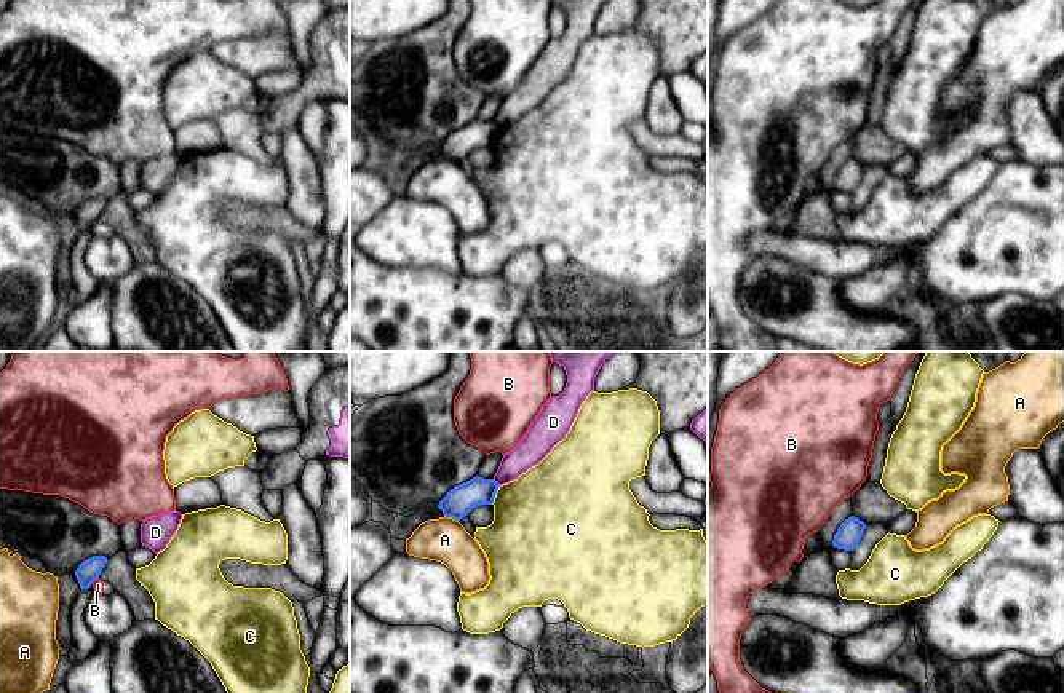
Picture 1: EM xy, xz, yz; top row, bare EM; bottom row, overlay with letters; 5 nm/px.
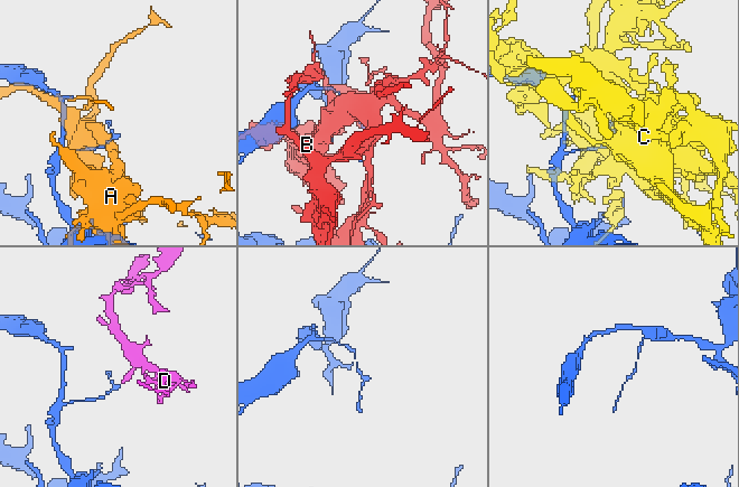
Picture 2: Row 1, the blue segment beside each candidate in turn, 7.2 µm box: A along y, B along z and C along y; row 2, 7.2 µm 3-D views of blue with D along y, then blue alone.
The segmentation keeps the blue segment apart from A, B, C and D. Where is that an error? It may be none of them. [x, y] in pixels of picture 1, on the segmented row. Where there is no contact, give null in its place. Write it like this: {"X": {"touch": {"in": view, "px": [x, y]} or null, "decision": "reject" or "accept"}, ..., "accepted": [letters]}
{"A": {"touch": {"in": "xz", "px": [451, 516]}, "decision": "reject"}, "B": {"touch": {"in": "xy", "px": [95, 578]}, "decision": "reject"}, "C": {"touch": {"in": "xz", "px": [494, 495]}, "decision": "reject"}, "D": {"touch": {"in": "xz", "px": [496, 483]}, "decision": "reject"}, "accepted": []}

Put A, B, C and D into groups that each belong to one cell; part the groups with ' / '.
A / B / C / D

